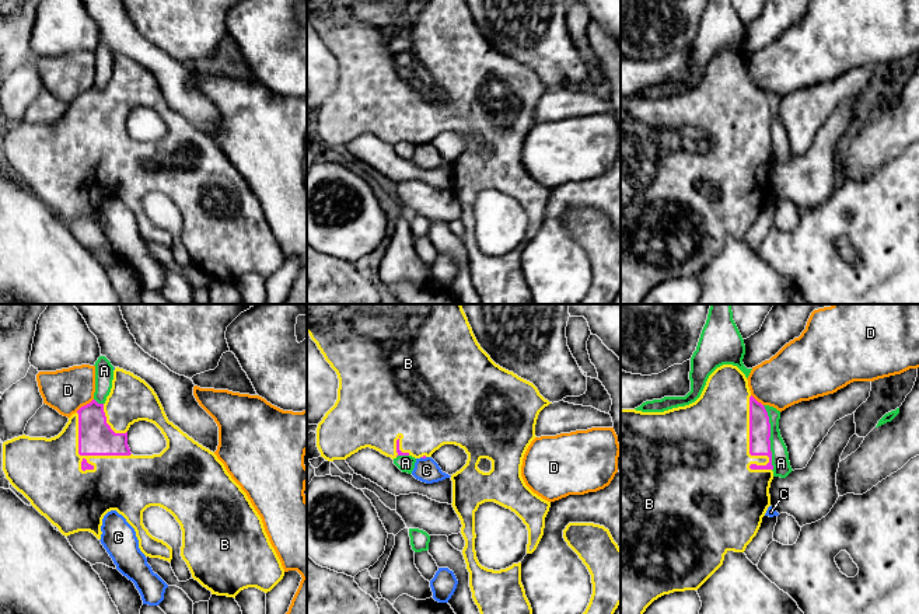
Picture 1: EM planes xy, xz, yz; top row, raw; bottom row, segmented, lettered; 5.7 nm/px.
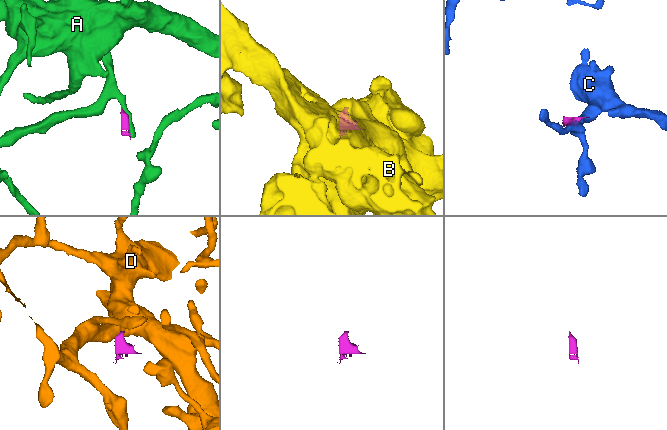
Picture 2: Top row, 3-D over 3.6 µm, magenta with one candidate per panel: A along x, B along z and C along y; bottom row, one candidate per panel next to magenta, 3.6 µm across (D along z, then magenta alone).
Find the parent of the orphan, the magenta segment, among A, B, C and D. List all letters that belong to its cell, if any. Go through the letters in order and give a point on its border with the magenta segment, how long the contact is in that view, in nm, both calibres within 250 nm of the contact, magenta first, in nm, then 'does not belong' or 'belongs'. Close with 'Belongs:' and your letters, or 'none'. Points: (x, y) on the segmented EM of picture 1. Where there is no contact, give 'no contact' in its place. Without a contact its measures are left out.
A: yz (769, 436) | 380 nm | 130/100 nm | does not belong
B: xy (84, 454) | 400 nm | 200/380 nm | belongs
C: xz (423, 457) | 40 nm | 20/140 nm | does not belong
D: xy (84, 405) | 130 nm | 200/240 nm | does not belong
Belongs: B

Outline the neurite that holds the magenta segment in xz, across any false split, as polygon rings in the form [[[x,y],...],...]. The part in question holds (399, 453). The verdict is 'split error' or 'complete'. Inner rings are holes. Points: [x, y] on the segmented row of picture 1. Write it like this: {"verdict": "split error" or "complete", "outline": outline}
{"verdict": "split error", "outline": [[[307,304],[307,332],[310,334],[311,339],[317,343],[325,360],[336,371],[339,378],[338,400],[335,405],[325,414],[325,416],[317,428],[317,447],[321,453],[321,457],[324,457],[328,461],[346,460],[359,450],[370,447],[387,457],[391,457],[392,460],[398,456],[426,458],[431,457],[431,454],[444,444],[455,444],[464,449],[468,454],[468,460],[460,471],[451,475],[451,505],[462,524],[461,534],[465,540],[462,555],[467,564],[467,569],[469,572],[469,587],[472,592],[472,599],[478,606],[481,614],[532,614],[531,604],[525,596],[525,590],[521,583],[521,562],[513,564],[511,566],[500,571],[488,569],[479,564],[475,551],[475,512],[485,502],[495,502],[506,509],[510,509],[527,526],[527,554],[532,554],[537,550],[544,535],[545,517],[549,512],[551,502],[542,499],[525,485],[521,477],[521,465],[528,446],[537,437],[535,425],[538,415],[545,407],[548,407],[552,402],[545,400],[532,383],[518,377],[513,371],[500,367],[490,359],[490,356],[478,343],[461,304]],[[482,458],[488,458],[492,461],[492,470],[489,472],[483,472],[478,468],[478,464]]]}

